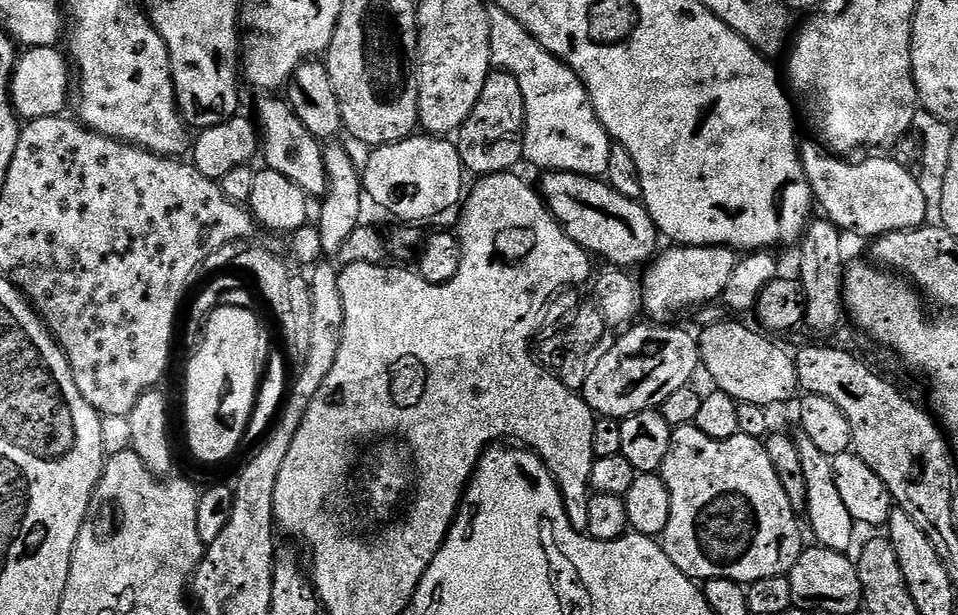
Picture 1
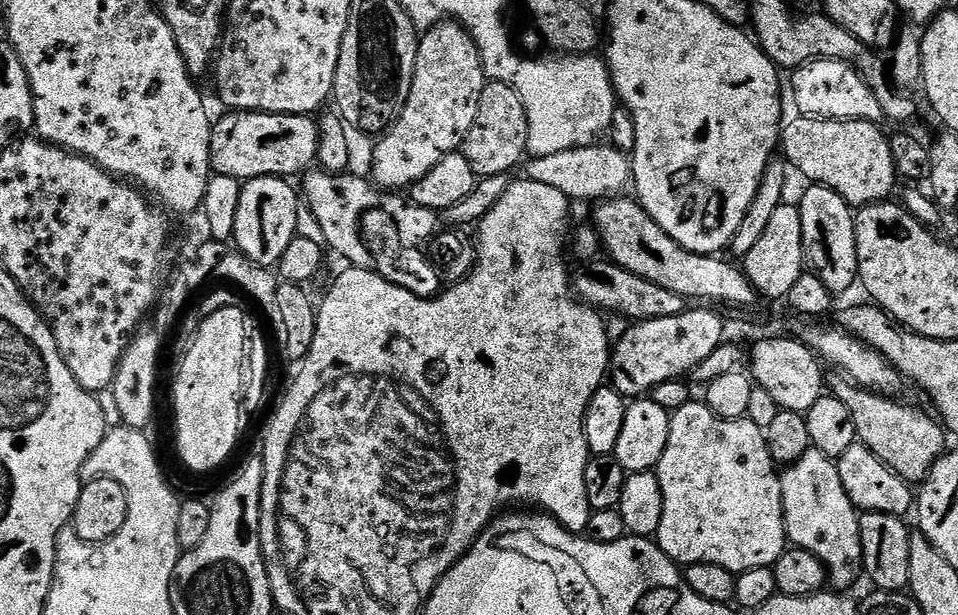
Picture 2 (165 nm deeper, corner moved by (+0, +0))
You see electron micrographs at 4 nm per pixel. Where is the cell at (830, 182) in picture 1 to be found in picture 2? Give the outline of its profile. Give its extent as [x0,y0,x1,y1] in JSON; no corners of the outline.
[782,115,898,209]

